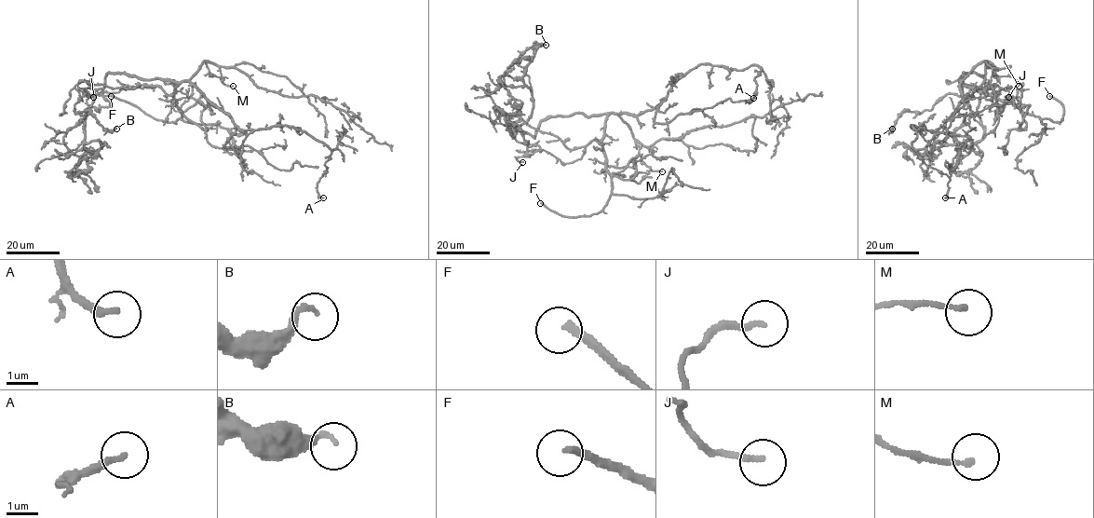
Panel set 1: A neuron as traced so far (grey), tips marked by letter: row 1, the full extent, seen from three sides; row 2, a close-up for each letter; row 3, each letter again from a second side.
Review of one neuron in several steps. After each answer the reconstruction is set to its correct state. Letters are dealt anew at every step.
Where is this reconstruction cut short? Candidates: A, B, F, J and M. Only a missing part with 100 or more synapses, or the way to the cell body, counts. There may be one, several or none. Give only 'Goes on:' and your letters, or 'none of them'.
Goes on: F

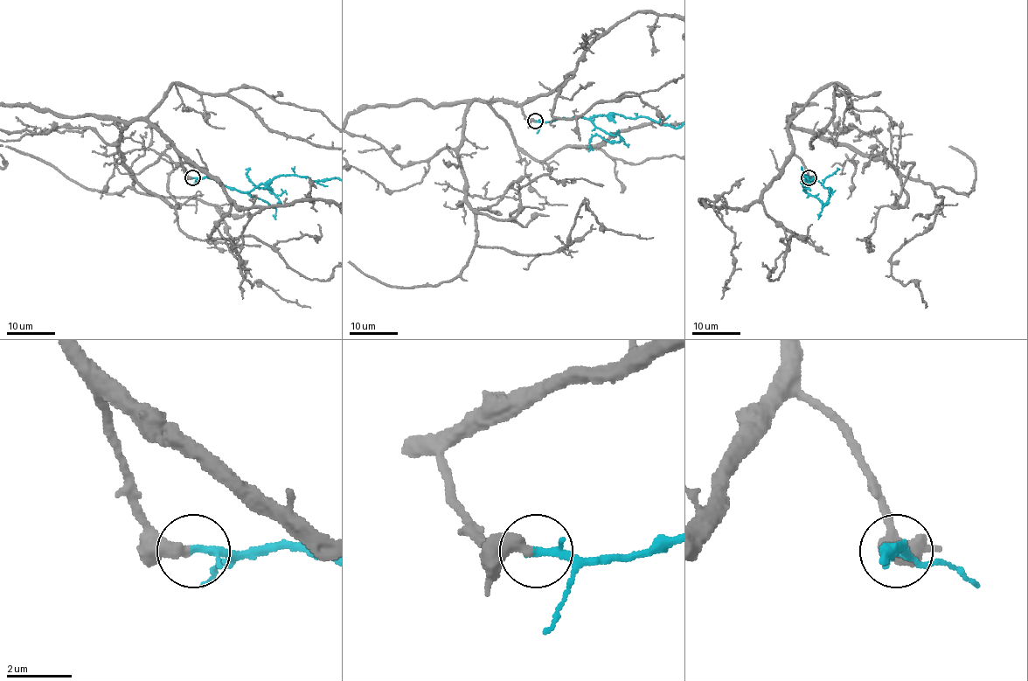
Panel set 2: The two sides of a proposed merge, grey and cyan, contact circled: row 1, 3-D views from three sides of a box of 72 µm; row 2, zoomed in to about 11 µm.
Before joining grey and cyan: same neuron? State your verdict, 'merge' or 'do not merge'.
merge

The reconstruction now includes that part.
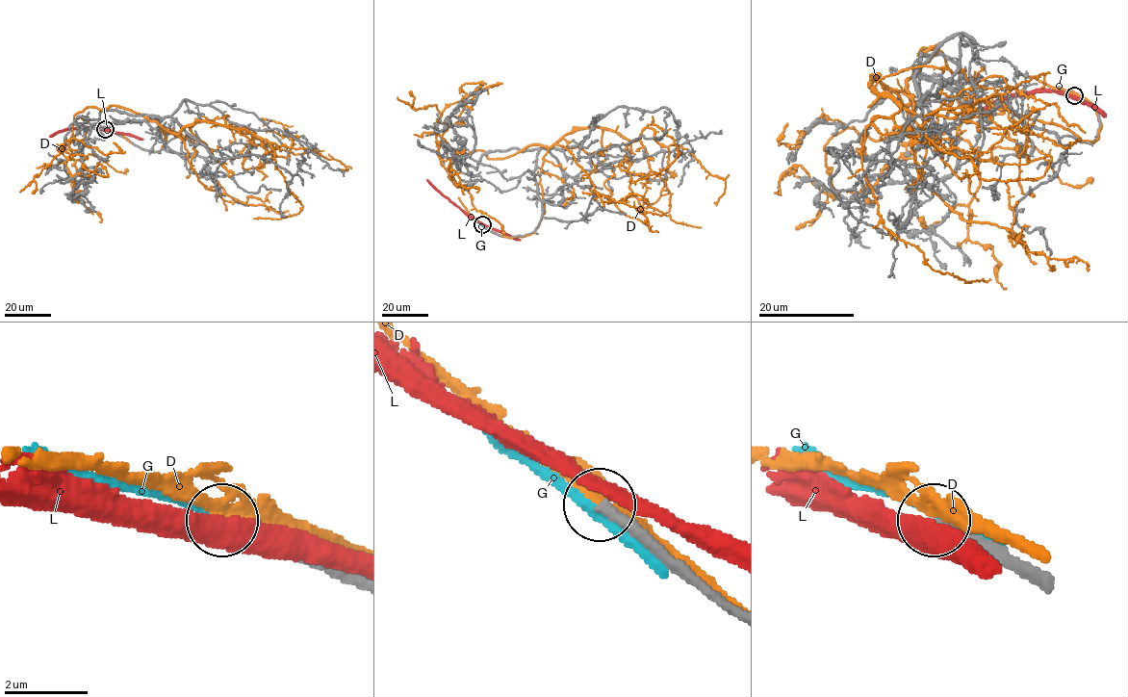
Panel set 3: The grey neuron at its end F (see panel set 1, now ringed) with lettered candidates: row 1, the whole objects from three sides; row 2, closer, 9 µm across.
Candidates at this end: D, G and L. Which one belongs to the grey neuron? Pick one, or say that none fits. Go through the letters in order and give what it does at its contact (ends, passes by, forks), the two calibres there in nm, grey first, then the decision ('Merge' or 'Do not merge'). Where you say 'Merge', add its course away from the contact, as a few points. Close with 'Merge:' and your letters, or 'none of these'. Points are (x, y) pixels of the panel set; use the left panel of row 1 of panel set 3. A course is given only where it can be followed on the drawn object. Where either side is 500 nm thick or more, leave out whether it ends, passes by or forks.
D: It passes by. Thickness 360 nm (grey) against 320 nm. Do not merge
G: It ends there. Thickness 360 nm (grey) against 440 nm. Do not merge
L: It passes by. Thickness 280 nm (grey) against 400 nm. Do not merge
Merge: none of these

